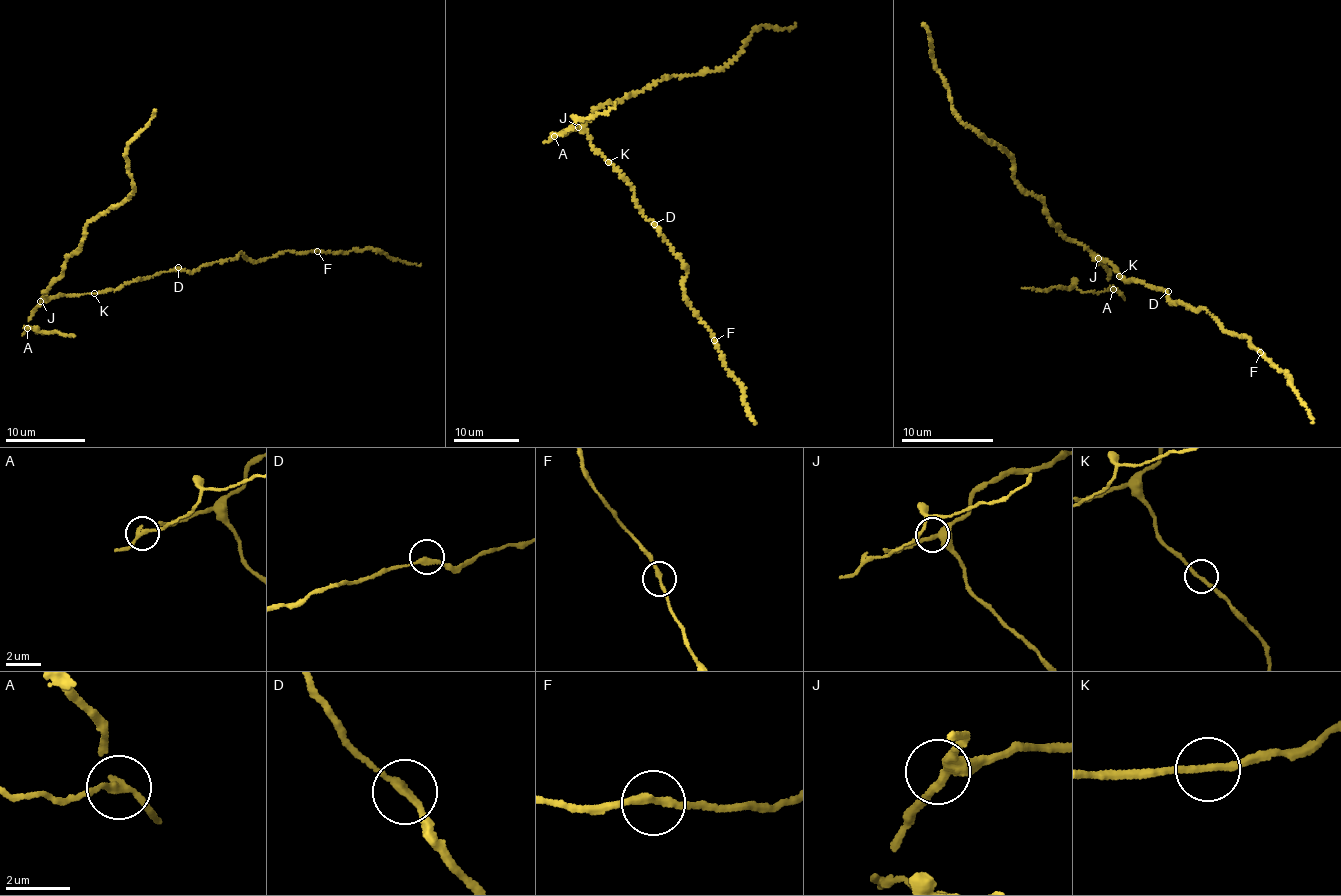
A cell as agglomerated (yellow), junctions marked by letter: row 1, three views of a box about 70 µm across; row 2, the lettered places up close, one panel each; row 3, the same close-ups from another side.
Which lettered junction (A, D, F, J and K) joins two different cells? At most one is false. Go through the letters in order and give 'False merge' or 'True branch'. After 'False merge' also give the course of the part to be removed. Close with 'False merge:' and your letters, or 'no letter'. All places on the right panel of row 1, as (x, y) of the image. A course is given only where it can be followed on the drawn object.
A: False merge. Course of the part to remove: (1114, 288), (1096, 293), (1074, 288), (1042, 291), (1022, 288)
D: True branch
F: True branch
J: True branch
K: True branch
False merge: A

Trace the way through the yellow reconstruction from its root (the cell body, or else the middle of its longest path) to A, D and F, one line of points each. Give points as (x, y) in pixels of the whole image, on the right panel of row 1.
A: (1120, 275), (1111, 262), (1102, 258), (1099, 261), (1106, 268), (1110, 287), (1114, 288)
D: (1120, 275), (1130, 282), (1135, 279), (1166, 293), (1168, 291)
F: (1120, 275), (1130, 282), (1135, 279), (1162, 289), (1174, 303), (1208, 310), (1223, 330), (1247, 337), (1260, 352)

